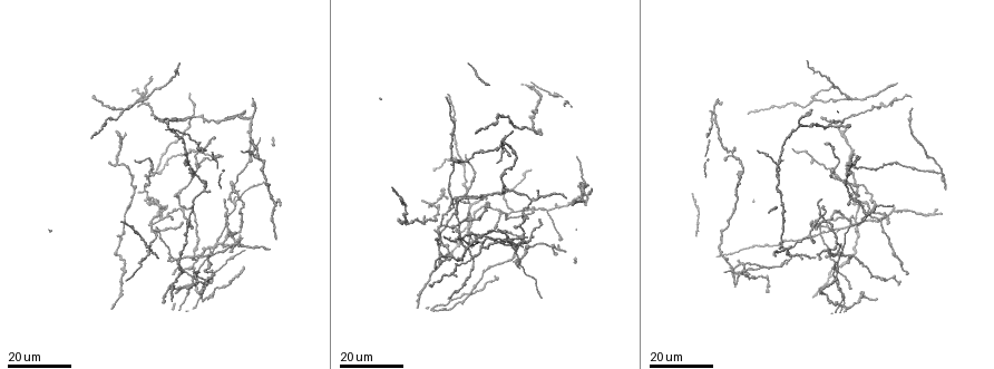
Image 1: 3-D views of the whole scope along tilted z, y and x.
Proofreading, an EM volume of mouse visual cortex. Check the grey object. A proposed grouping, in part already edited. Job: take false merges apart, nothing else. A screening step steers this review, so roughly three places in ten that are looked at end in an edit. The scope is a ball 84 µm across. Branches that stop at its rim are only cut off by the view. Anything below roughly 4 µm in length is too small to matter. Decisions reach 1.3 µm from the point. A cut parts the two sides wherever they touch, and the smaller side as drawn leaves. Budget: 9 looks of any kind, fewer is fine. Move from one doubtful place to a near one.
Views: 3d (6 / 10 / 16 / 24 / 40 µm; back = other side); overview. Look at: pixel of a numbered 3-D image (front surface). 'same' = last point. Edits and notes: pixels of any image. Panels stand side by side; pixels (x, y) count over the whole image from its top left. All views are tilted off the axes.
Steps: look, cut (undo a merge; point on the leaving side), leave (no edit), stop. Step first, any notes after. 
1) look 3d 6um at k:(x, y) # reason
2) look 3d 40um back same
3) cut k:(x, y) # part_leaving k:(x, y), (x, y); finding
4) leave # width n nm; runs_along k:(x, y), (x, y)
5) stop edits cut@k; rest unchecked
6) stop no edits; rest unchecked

look 3d 24um at 1:(472, 219) # looks like a crossing

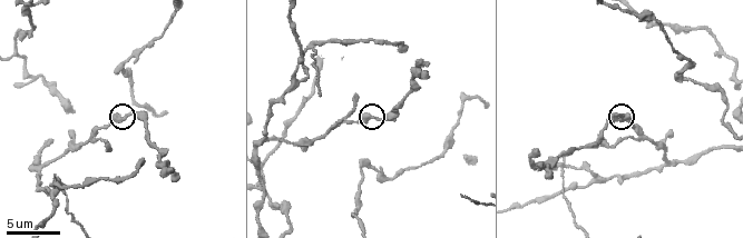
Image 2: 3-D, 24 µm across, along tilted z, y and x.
look 3d 6um at 2:(629, 115)

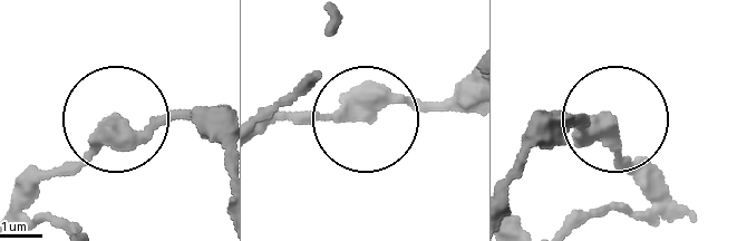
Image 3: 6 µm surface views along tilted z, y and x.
leave # side_arm 13 um; continuous, no second neuron

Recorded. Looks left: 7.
look 3d 16um at 1:(888, 213) # four arms meet

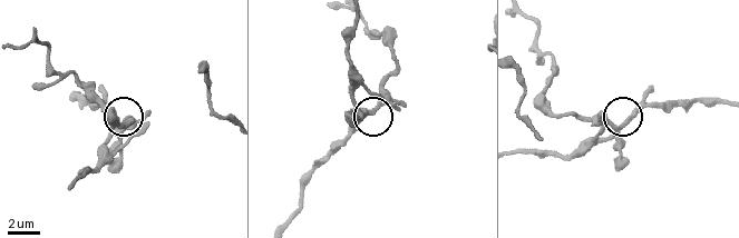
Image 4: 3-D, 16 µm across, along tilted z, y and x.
look 3d 6um at 4:(619, 131)

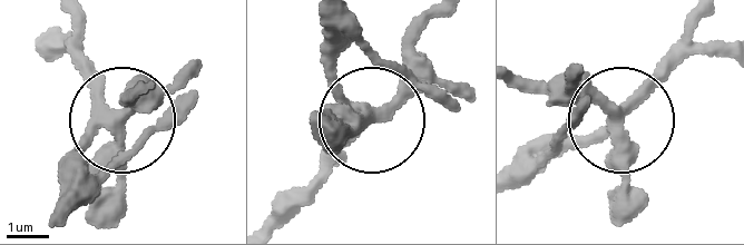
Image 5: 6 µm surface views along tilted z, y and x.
leave # runs_along 5:(321, 17), (335, 84), (366, 120), (328, 159); one neuron here

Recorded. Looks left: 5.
look 3d 6um at 2:(41, 165) # arms part here

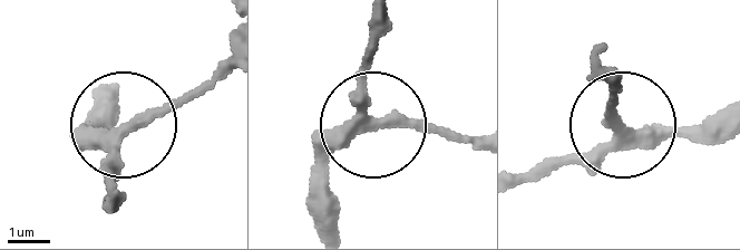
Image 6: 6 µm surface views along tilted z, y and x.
leave # side_arm 83 um; runs_along 6:(522, 180), (623, 127), (718, 126); all the same neuron

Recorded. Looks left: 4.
look 3d 10um at 2:(315, 40) # looks like a crossing

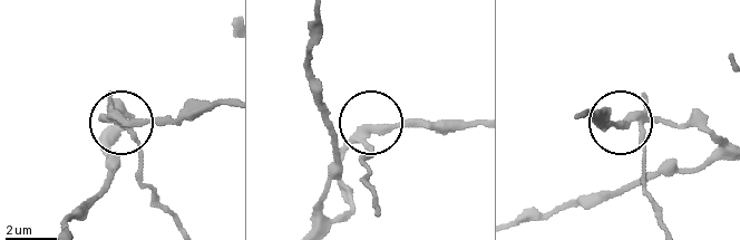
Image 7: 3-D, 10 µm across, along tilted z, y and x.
cut 7:(136, 141) # part_leaving 7:(116, 114), (138, 149), (140, 180), (178, 228); a second neuron is stuck on

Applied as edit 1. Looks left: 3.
stop edits cut@7; rest unchecked

